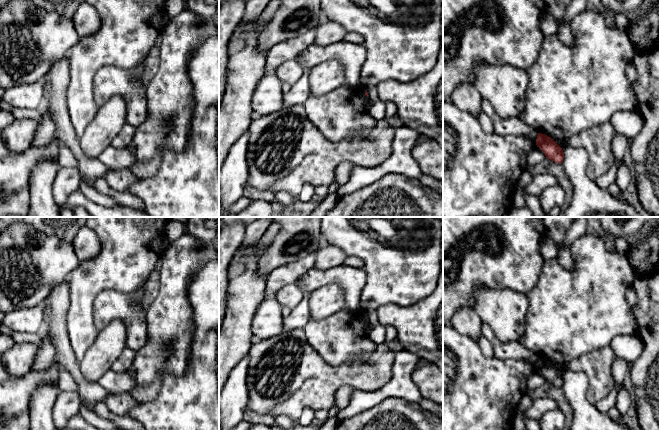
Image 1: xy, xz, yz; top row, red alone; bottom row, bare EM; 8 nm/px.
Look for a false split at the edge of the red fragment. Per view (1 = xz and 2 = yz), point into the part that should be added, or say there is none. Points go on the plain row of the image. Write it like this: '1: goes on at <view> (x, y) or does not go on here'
1: does not go on here
2: does not go on here

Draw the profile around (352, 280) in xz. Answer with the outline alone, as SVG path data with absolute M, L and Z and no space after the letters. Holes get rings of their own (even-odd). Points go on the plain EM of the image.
M336 266L327 270L311 268L301 274L296 281L303 284L308 291L313 292L329 284L338 284L344 293L344 309L360 309L361 291L366 282L366 272L352 266Z

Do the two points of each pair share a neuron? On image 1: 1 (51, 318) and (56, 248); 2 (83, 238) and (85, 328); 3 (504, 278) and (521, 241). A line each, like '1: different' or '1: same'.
1: different
2: different
3: same

